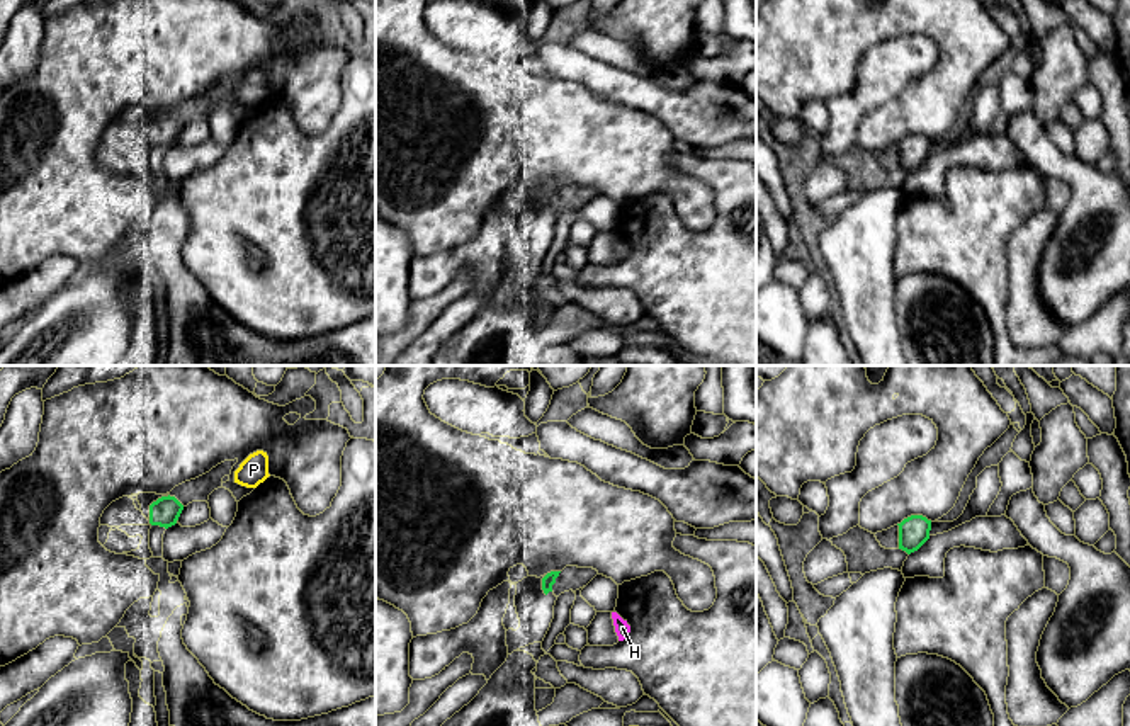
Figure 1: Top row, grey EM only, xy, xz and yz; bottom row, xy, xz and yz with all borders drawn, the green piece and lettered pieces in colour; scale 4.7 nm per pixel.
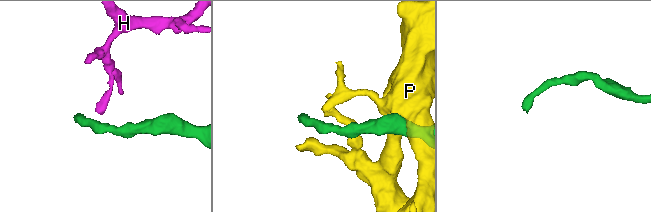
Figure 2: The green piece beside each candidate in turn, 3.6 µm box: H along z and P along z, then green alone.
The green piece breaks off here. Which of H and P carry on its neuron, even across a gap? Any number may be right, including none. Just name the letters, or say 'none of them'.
none of them

